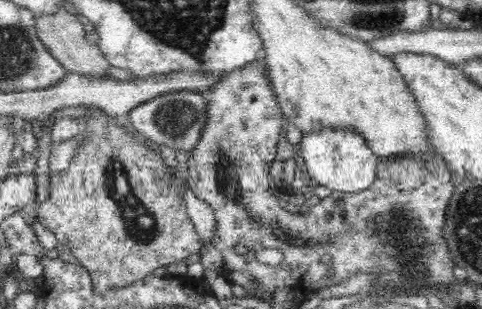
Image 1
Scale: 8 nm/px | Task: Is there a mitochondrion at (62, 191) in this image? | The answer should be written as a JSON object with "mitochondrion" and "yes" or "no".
{"mitochondrion":"no"}

